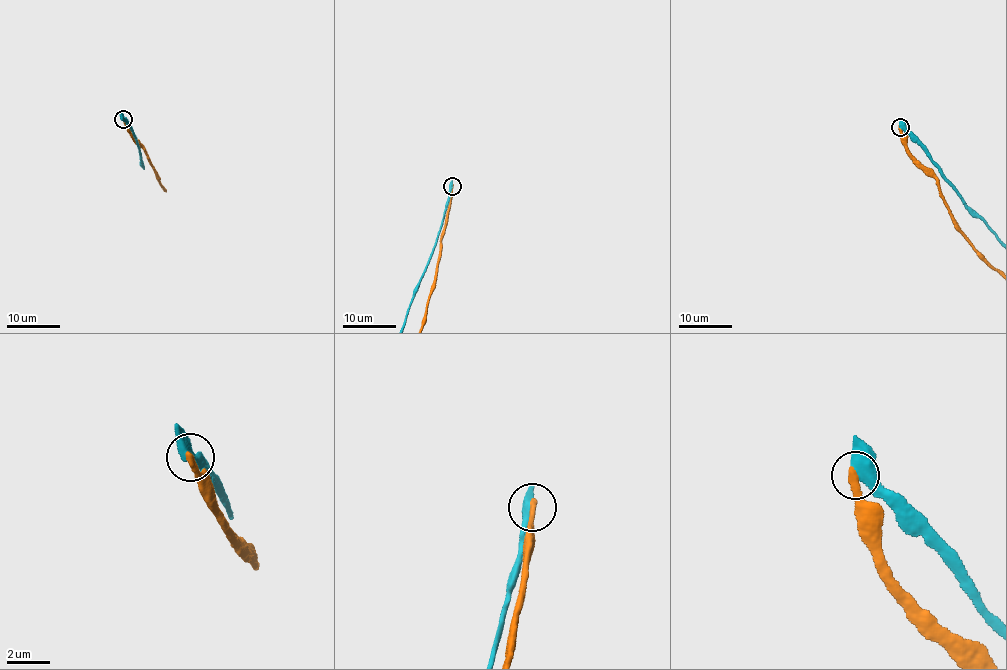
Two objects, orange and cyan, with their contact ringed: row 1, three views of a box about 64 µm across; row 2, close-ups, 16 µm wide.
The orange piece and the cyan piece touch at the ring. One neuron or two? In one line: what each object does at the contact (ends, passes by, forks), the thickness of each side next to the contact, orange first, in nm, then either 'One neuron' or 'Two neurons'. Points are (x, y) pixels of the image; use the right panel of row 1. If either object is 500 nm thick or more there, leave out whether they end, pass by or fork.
At the ring orange ends. At the ring cyan passes by. Thickness 360 nm (orange) against 480 nm. Two neurons

